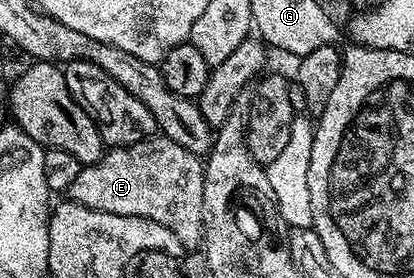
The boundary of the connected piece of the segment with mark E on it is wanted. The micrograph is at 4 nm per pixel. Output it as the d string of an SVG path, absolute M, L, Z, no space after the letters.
M152 136L132 146L117 146L108 149L103 157L77 172L77 180L69 184L65 194L70 201L85 208L97 208L101 212L113 212L117 216L148 218L175 233L184 246L195 248L204 241L203 236L203 167L200 155L181 148L173 140Z

